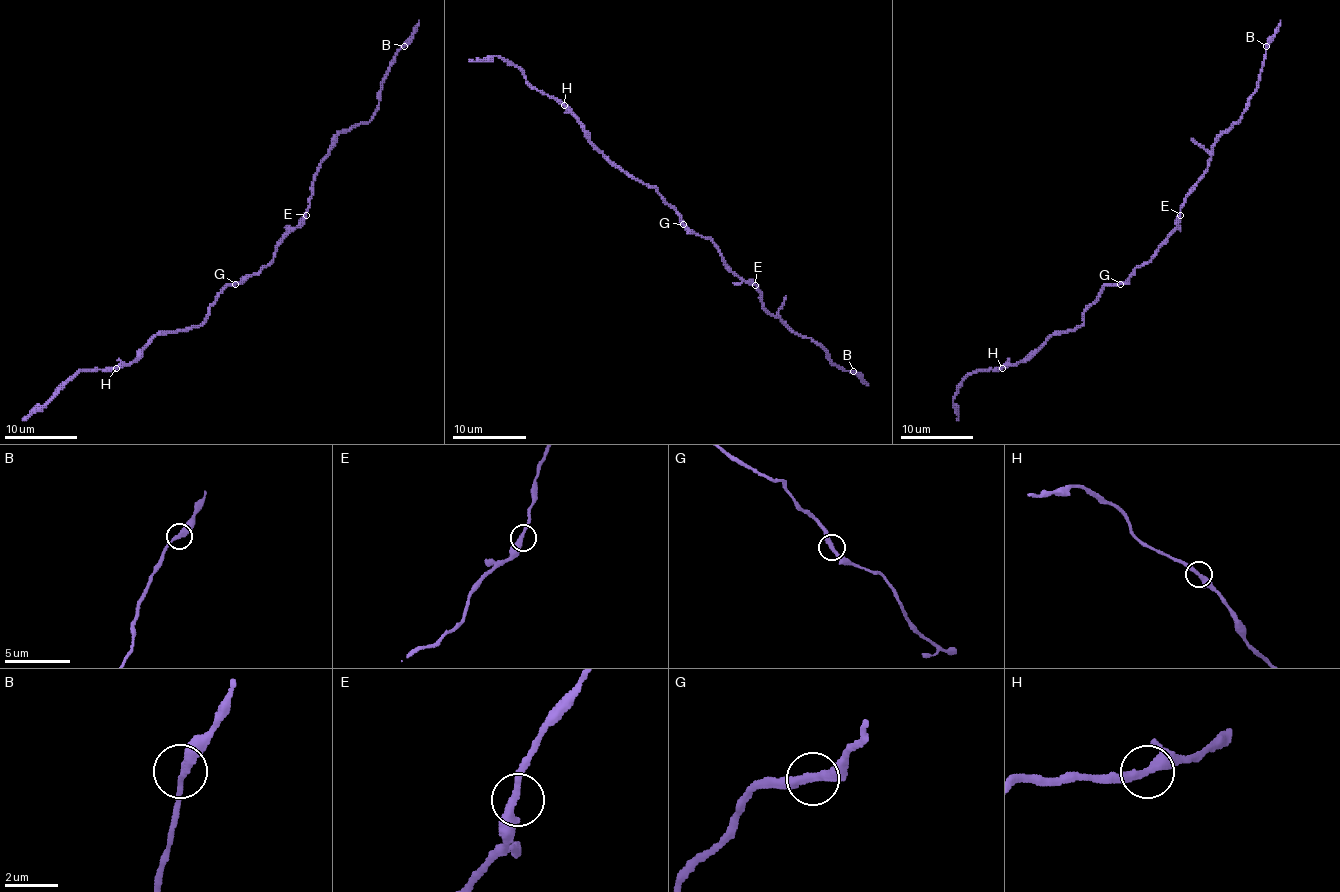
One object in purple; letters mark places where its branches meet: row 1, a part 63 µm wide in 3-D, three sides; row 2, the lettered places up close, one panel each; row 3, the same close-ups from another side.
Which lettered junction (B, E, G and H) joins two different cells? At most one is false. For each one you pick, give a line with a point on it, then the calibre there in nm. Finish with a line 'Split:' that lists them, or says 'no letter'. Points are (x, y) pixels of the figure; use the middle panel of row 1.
Split: no letter

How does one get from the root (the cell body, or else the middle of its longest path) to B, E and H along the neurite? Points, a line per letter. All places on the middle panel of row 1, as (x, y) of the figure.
B: (705, 237), (734, 274), (760, 290), (760, 301), (773, 316), (817, 341), (839, 369), (853, 371)
E: (705, 237), (714, 244), (723, 263), (734, 274), (755, 285)
H: (705, 237), (696, 235), (656, 188), (628, 177), (614, 166), (593, 145), (579, 120), (564, 105)

